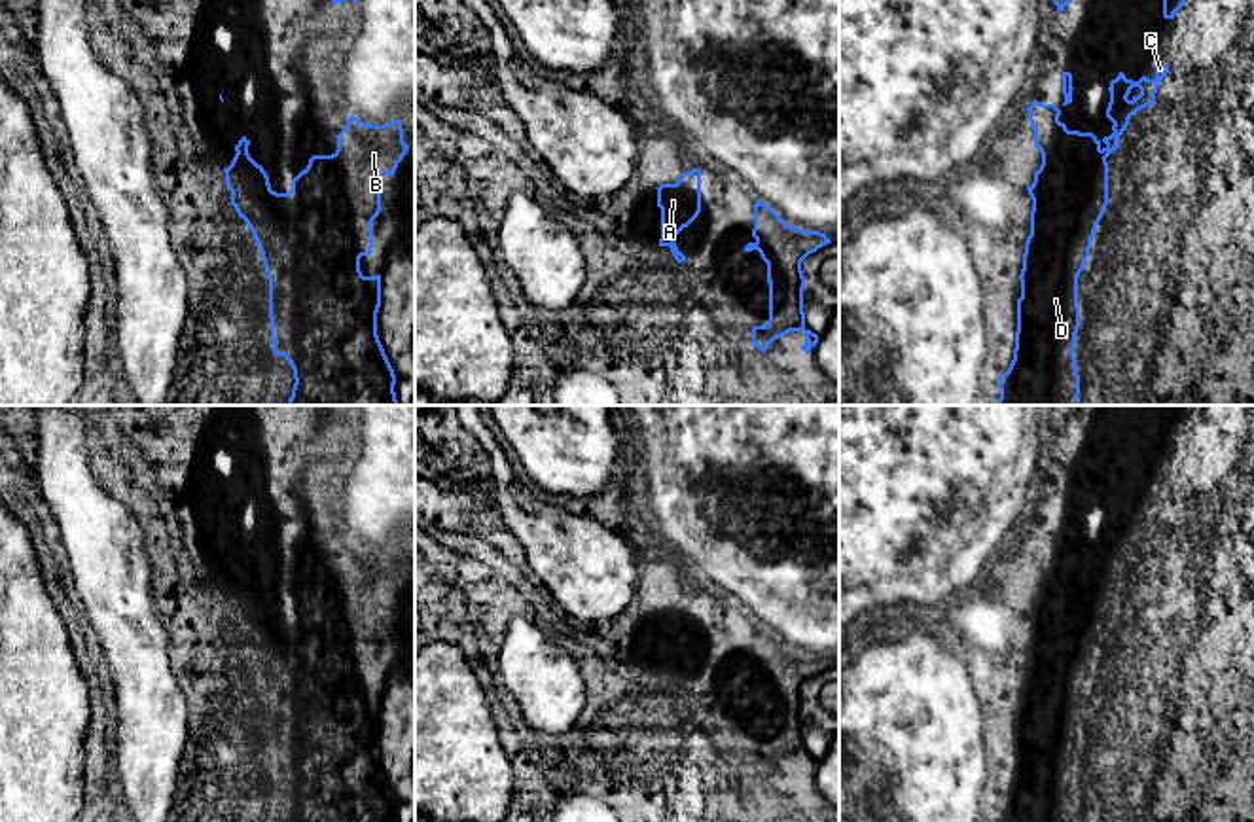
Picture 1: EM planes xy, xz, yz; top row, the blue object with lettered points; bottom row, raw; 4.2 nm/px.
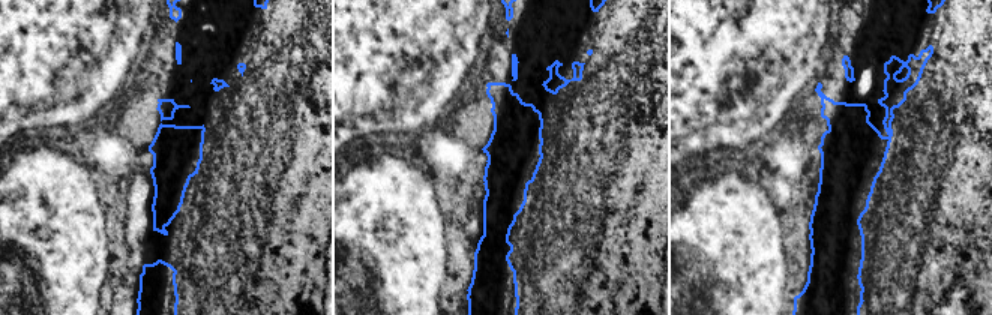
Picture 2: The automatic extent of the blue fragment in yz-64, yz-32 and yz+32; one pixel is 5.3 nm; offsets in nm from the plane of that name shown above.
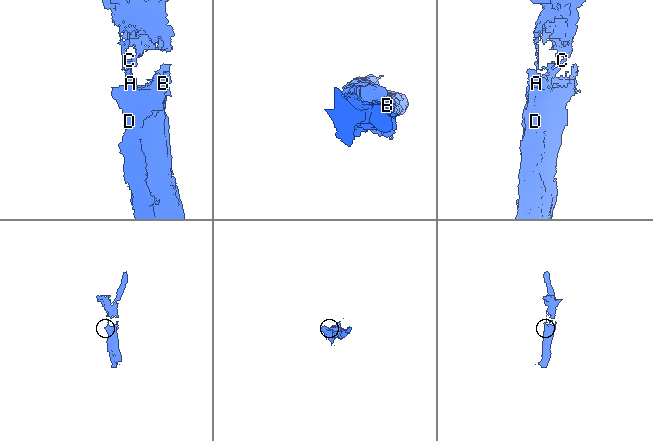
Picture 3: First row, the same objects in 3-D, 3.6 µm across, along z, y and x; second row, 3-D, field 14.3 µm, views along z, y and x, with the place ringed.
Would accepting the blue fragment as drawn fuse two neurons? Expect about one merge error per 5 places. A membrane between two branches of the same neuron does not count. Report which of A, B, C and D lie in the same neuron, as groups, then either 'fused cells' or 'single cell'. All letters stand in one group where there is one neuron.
A B C D; single cell

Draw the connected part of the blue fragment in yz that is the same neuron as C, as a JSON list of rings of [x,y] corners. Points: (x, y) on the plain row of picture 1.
[[[1169,489],[1155,491],[1155,502],[1127,504],[1123,496],[1110,506],[1106,542],[1114,547],[1112,559],[1099,564],[1093,557],[1068,555],[1059,545],[1055,528],[1034,525],[1027,530],[1034,555],[1034,572],[1042,578],[1042,589],[1034,606],[1027,612],[1032,623],[1030,659],[1025,667],[1021,722],[1017,724],[1017,756],[1013,784],[998,801],[1000,822],[1078,822],[1080,799],[1076,792],[1076,758],[1080,752],[1078,701],[1089,682],[1097,650],[1108,629],[1106,581],[1118,574],[1120,561],[1133,538],[1154,528],[1157,511],[1167,500]]]

